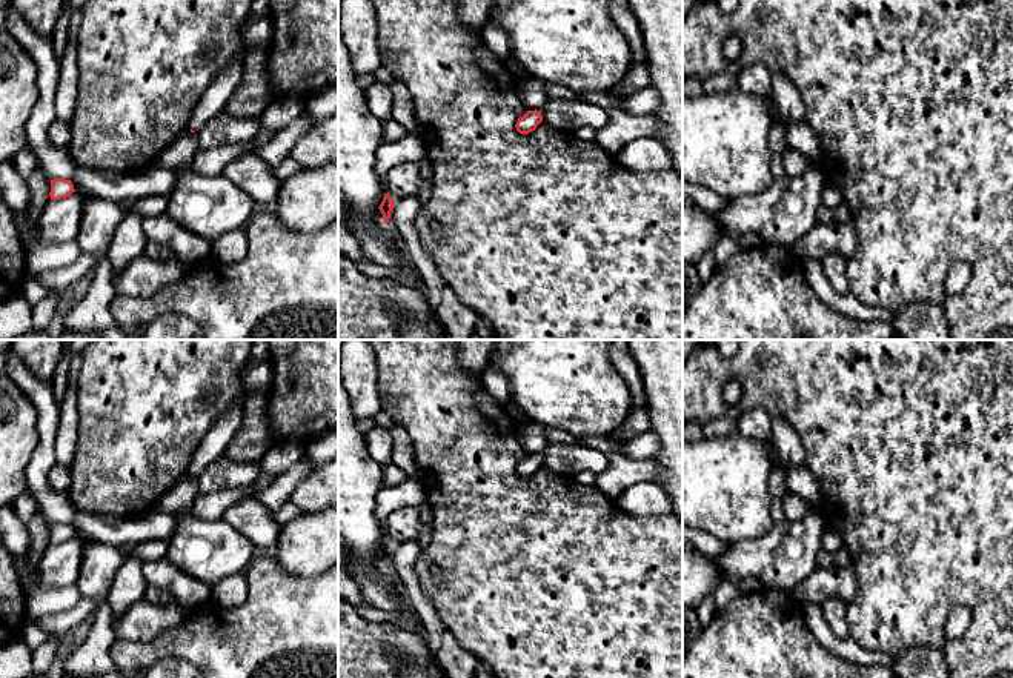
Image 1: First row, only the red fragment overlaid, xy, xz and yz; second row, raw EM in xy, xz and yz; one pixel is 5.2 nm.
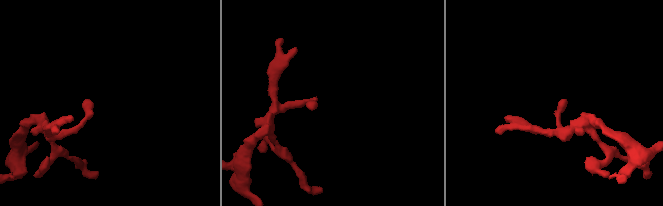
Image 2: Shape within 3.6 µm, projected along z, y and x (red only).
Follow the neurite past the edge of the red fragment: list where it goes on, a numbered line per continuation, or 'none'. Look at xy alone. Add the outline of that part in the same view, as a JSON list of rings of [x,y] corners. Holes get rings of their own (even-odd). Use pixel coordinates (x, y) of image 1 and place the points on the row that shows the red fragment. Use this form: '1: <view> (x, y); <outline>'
1: xy (254, 33); [[[247,15],[238,28],[240,48],[232,60],[212,78],[211,85],[198,98],[195,109],[188,123],[188,129],[198,131],[220,115],[228,101],[237,91],[241,78],[246,55],[261,46],[267,46],[272,40],[272,22],[269,17]]]

